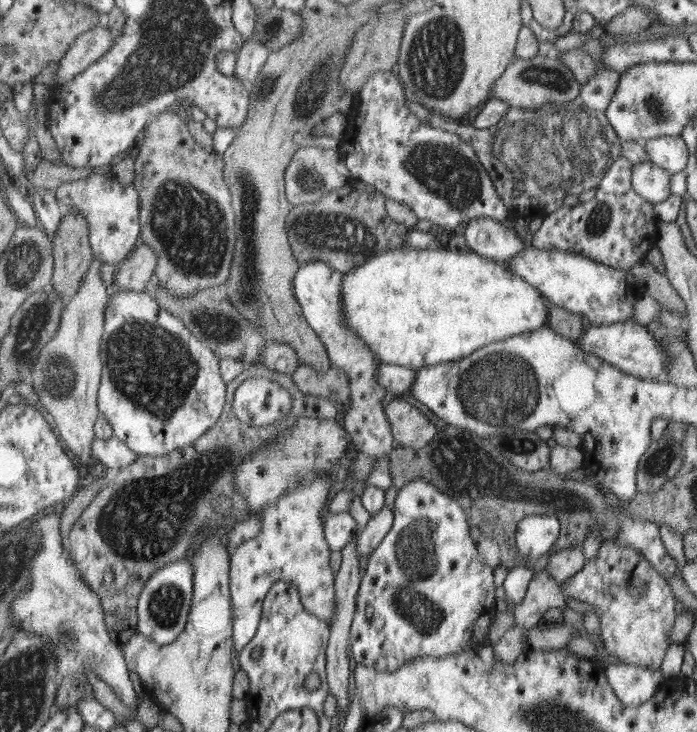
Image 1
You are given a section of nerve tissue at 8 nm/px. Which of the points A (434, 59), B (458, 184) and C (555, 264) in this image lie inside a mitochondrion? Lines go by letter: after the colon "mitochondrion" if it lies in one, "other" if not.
A: mitochondrion
B: mitochondrion
C: other

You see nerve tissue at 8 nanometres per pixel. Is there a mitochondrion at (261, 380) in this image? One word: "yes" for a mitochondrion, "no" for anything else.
no

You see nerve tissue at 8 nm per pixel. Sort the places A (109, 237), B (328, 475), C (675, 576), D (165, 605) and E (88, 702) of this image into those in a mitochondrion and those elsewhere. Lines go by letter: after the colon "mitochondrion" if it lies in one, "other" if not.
A: other
B: other
C: other
D: mitochondrion
E: other

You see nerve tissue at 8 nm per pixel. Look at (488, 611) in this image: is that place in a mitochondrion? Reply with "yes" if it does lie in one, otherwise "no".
no

